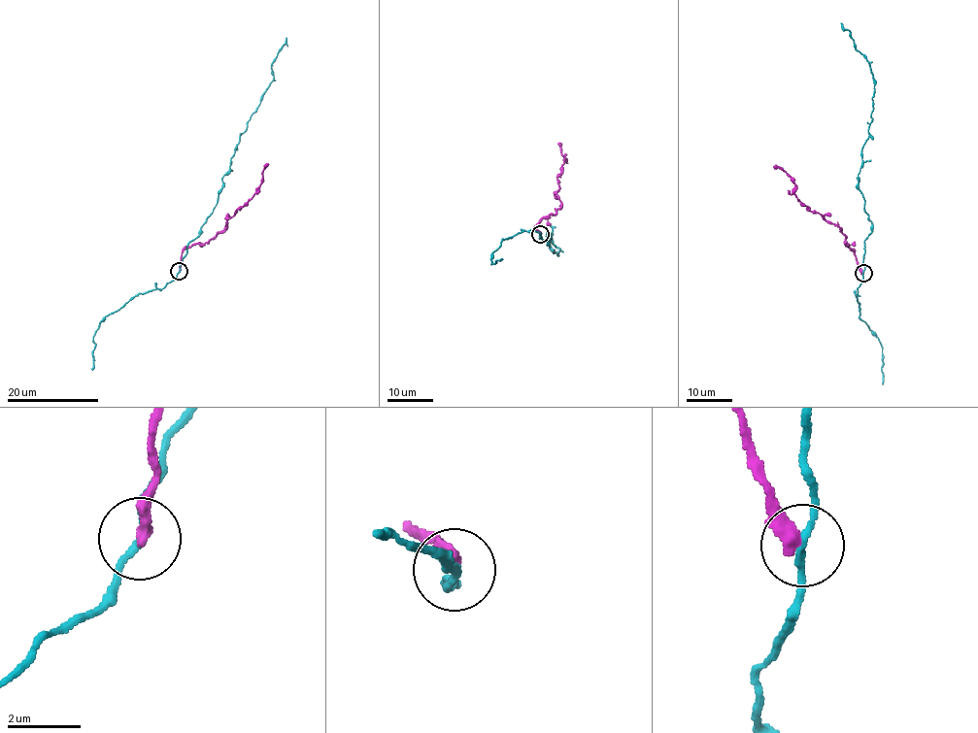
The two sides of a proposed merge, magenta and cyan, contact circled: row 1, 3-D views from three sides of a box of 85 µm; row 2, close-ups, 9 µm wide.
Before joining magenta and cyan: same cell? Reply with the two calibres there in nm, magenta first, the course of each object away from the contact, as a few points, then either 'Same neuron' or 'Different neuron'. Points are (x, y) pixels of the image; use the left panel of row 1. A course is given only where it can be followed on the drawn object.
Thickness 380 nm (magenta) against 180 nm. Course of magenta: (180, 271), (181, 252), (196, 244), (207, 243), (226, 227), (227, 220), (255, 192), (266, 164). Course of cyan: (180, 271), (186, 246), (212, 214), (223, 176), (272, 80), (272, 63), (286, 37). Different neuron

